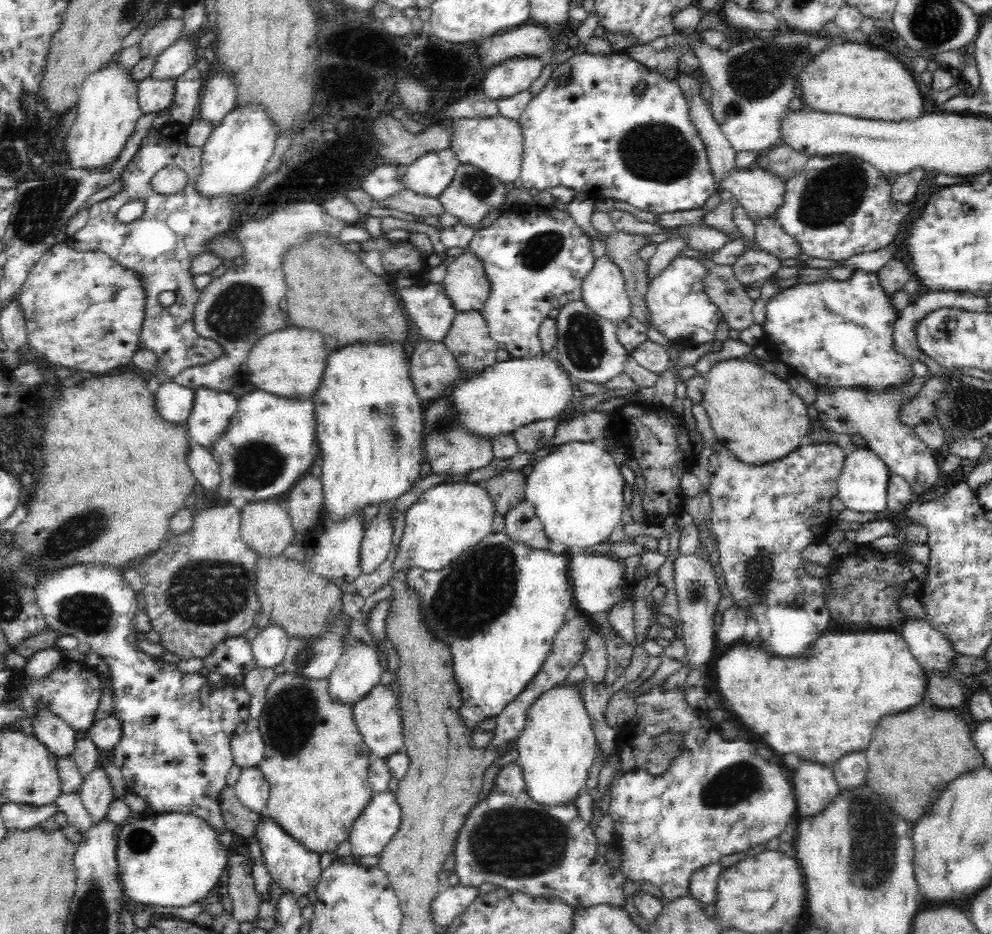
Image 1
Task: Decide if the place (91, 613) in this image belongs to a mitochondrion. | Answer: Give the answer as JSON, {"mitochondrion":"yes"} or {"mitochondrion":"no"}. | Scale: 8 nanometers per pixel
{"mitochondrion":"yes"}

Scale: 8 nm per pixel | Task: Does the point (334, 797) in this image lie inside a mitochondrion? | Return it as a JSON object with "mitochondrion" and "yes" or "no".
{"mitochondrion":"no"}

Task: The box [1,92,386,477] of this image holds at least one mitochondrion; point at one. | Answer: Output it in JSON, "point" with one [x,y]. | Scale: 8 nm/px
{"point":[39,211]}

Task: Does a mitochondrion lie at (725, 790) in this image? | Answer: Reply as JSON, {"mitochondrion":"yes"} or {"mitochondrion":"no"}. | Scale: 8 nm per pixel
{"mitochondrion":"yes"}

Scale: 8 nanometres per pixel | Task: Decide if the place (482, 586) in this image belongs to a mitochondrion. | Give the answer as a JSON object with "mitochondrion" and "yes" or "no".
{"mitochondrion":"yes"}

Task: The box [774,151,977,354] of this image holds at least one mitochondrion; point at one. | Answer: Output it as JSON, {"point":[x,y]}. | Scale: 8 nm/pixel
{"point":[835,193]}

